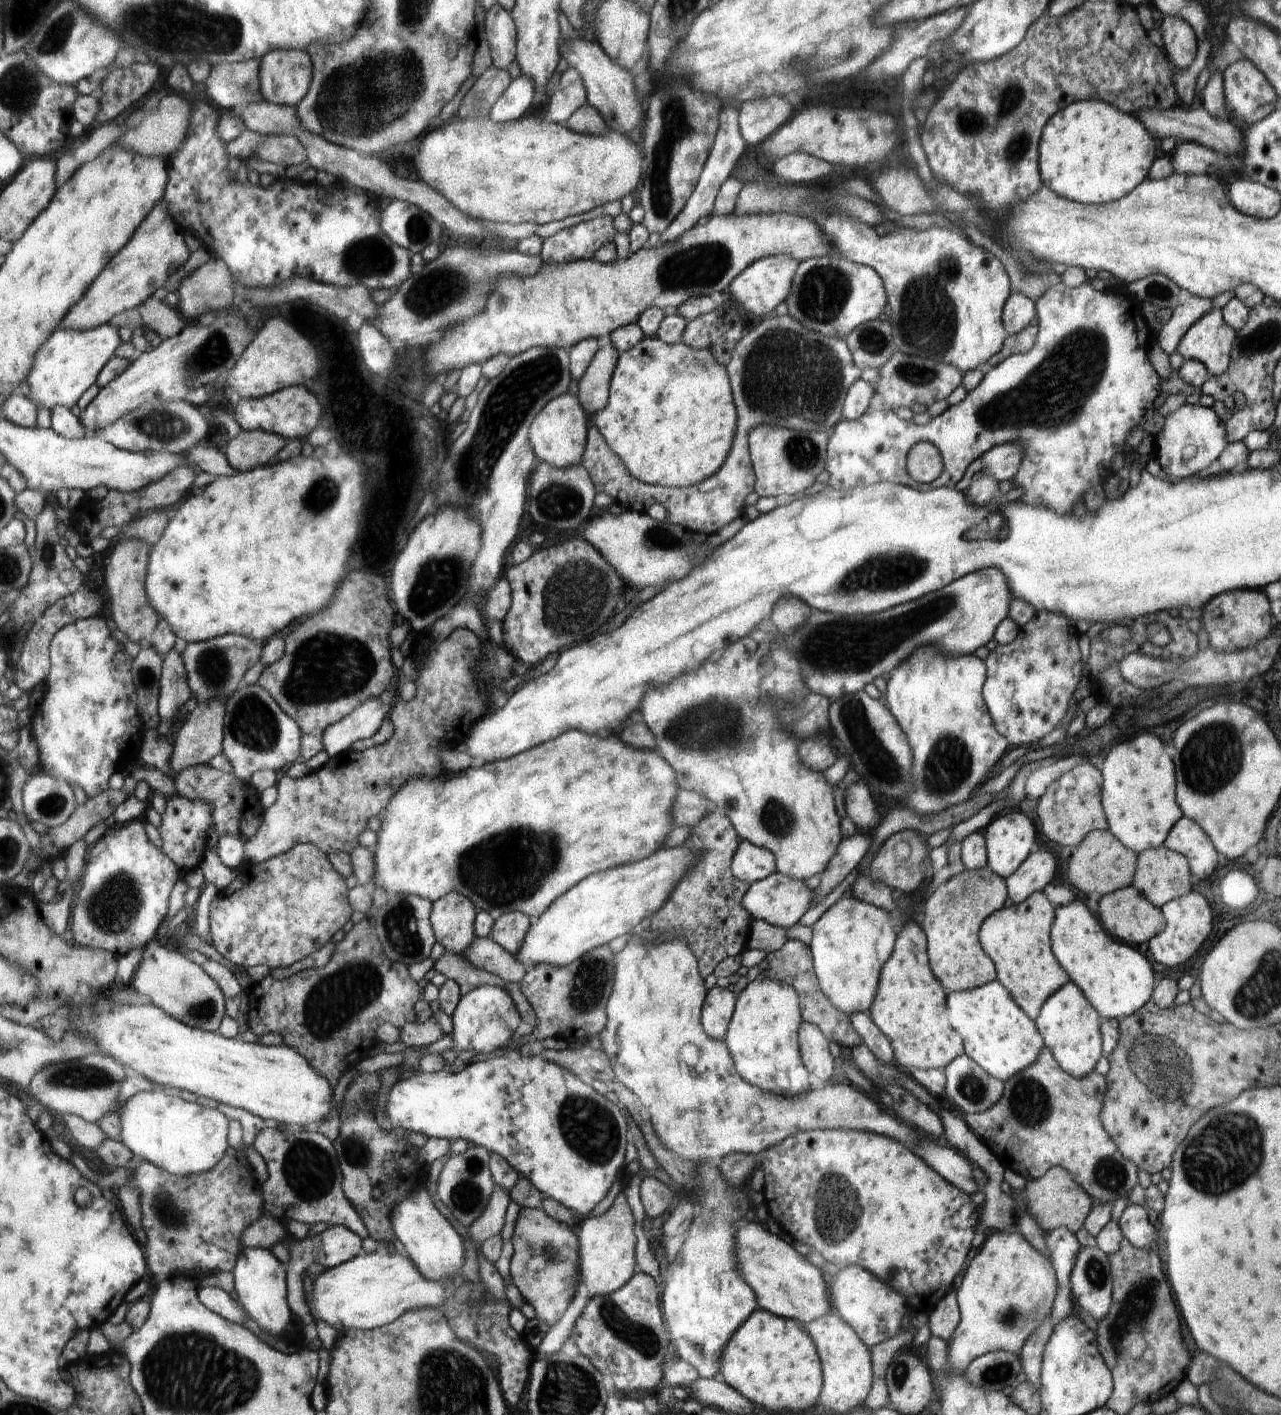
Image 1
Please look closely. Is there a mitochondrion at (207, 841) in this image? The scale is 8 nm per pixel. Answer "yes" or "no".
no

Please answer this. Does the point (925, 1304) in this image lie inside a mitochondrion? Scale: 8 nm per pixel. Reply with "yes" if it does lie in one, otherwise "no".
no

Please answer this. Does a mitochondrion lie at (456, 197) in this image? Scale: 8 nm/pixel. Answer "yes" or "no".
no

